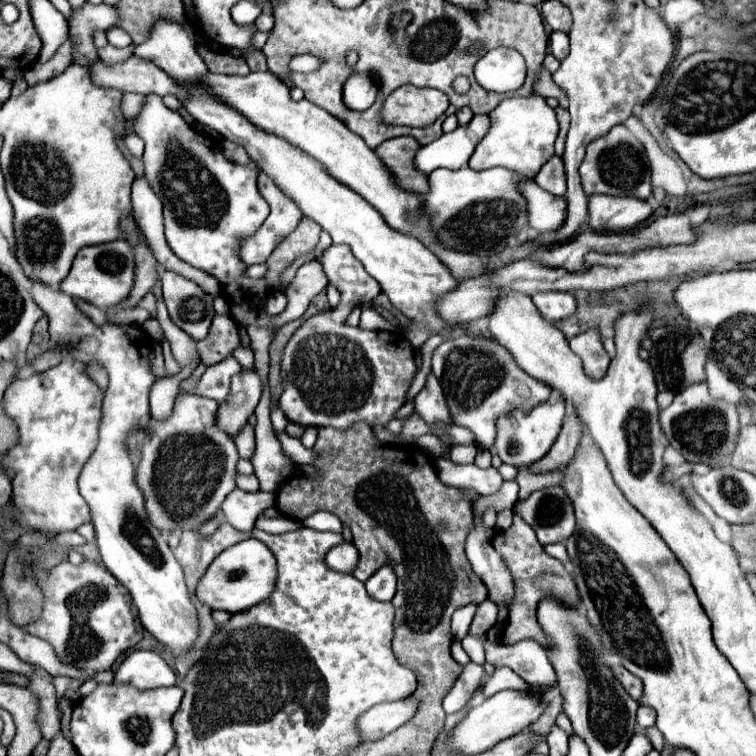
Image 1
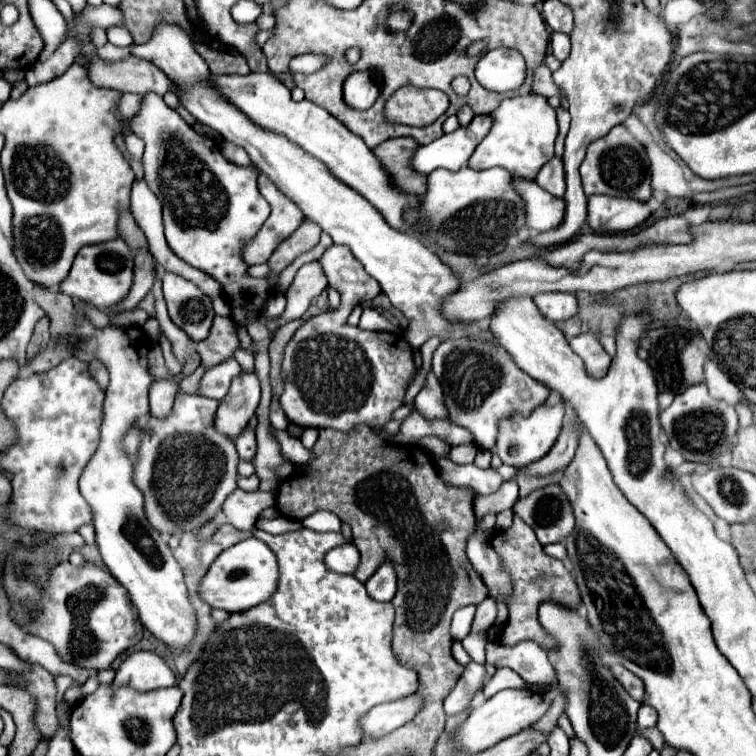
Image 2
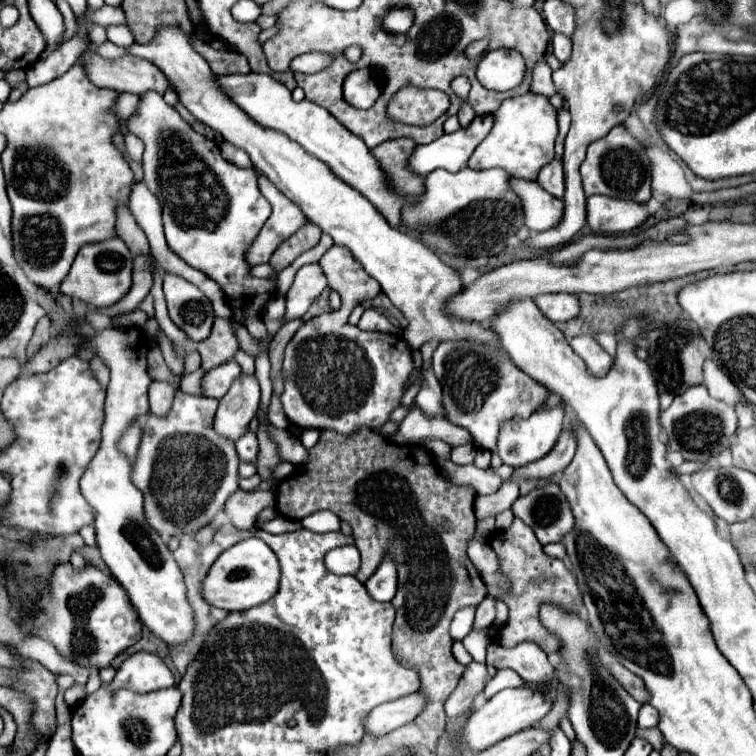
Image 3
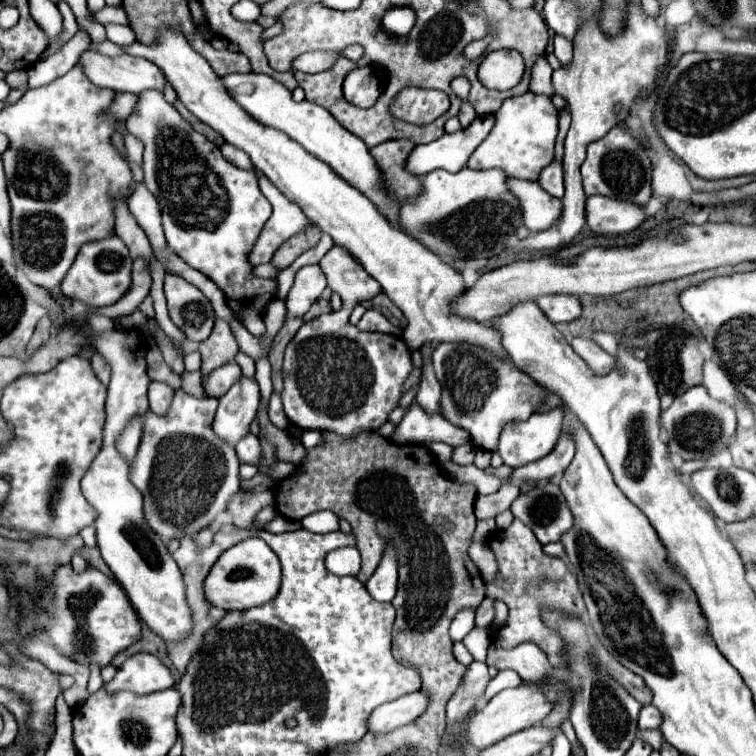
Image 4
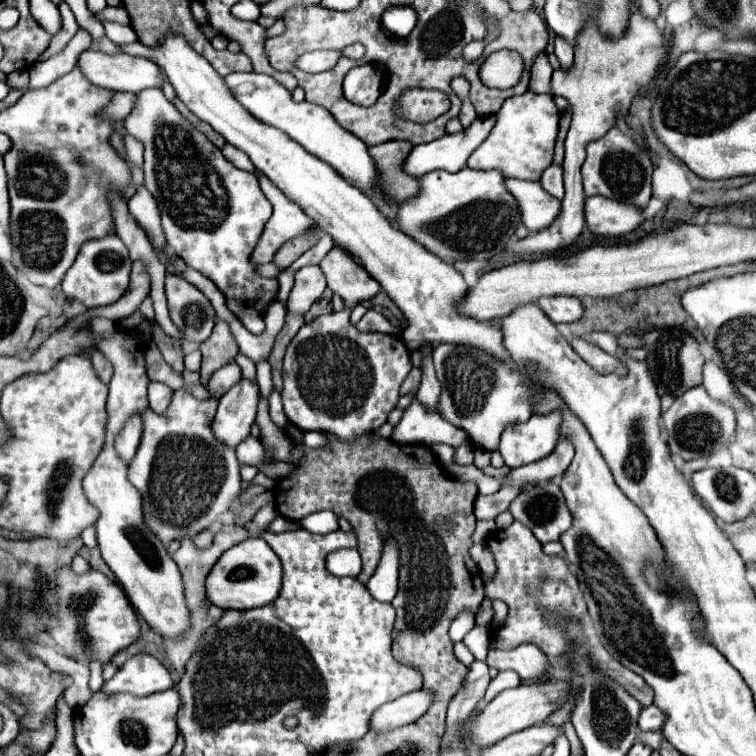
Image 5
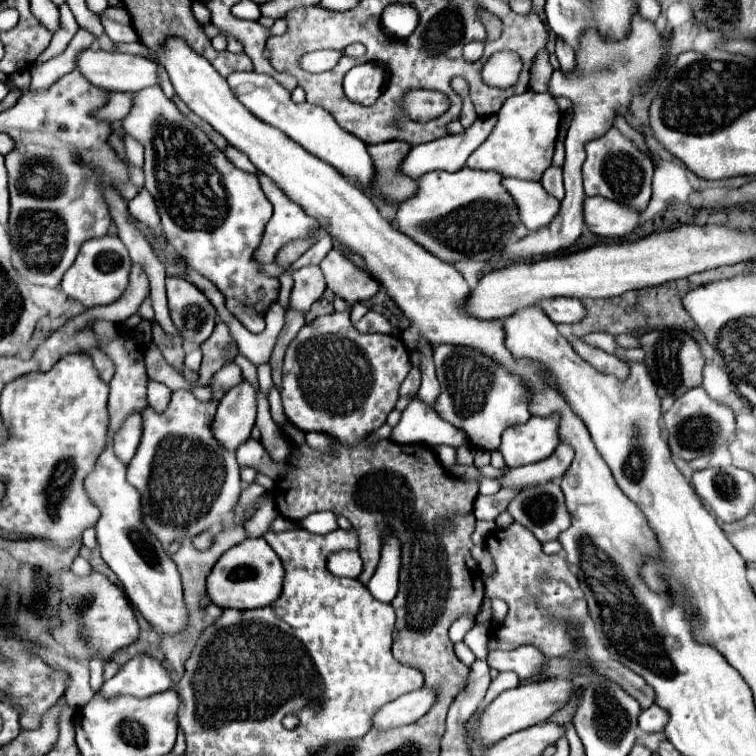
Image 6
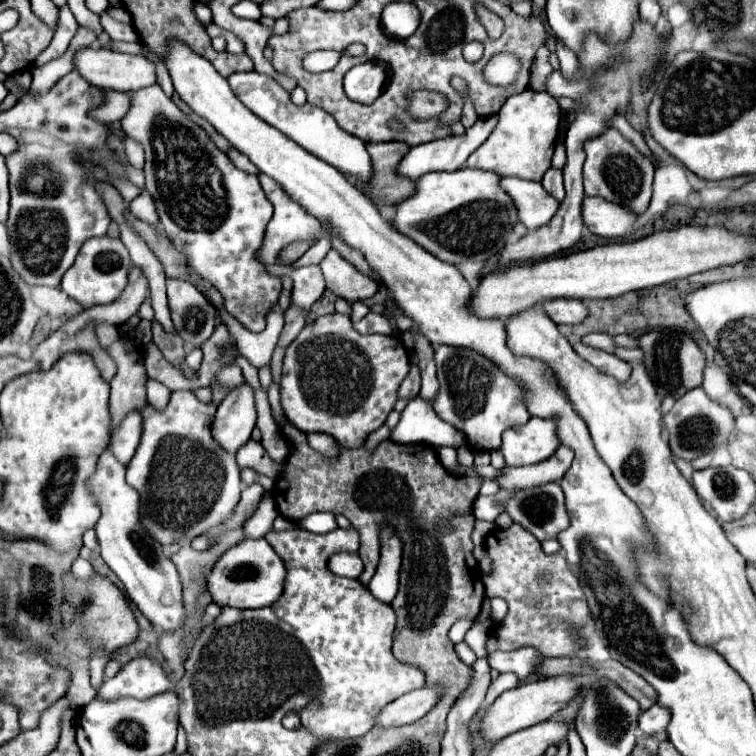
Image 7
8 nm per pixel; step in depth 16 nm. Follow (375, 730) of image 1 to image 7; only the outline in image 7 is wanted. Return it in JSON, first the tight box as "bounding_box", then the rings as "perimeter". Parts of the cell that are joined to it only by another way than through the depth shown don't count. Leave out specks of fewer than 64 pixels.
{"bounding_box":[376,684,442,728],"perimeter":[[[426,684],[420,690],[412,690],[398,700],[384,706],[384,712],[378,714],[376,724],[390,728],[390,726],[404,726],[420,720],[430,712],[432,706],[438,704],[442,696],[440,684]]]}

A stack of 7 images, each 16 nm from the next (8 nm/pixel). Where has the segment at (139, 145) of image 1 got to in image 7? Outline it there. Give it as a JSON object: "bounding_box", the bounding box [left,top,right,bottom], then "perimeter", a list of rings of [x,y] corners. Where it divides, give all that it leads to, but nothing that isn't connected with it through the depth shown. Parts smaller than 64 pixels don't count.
{"bounding_box":[124,138,144,168],"perimeter":[[[126,138],[124,144],[126,144],[126,158],[128,158],[128,162],[134,168],[142,168],[144,166],[144,152],[140,150],[140,146],[132,138]]]}

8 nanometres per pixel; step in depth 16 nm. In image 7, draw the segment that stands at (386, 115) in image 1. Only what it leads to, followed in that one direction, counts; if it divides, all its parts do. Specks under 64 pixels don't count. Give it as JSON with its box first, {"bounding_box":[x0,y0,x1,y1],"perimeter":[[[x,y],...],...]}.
{"bounding_box":[408,92,448,120],"perimeter":[[[412,92],[408,100],[410,100],[410,114],[422,120],[442,114],[444,108],[448,106],[448,100],[436,92]]]}

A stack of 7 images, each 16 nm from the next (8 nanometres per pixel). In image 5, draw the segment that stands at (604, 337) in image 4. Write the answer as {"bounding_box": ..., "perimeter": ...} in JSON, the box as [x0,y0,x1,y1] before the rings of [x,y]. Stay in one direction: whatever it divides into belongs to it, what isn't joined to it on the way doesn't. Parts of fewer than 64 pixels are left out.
{"bounding_box":[586,332,618,354],"perimeter":[[[596,332],[596,334],[586,336],[586,340],[588,340],[588,342],[592,342],[592,344],[596,344],[598,348],[602,348],[602,350],[604,350],[604,352],[608,352],[608,354],[616,354],[618,344],[616,344],[616,338],[614,338],[612,334]]]}

